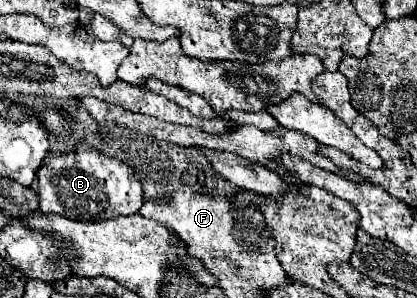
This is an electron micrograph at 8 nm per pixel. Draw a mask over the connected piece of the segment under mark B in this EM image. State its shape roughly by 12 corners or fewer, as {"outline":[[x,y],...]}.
{"outline":[[89,144],[47,156],[39,210],[71,220],[137,214],[133,170]]}

